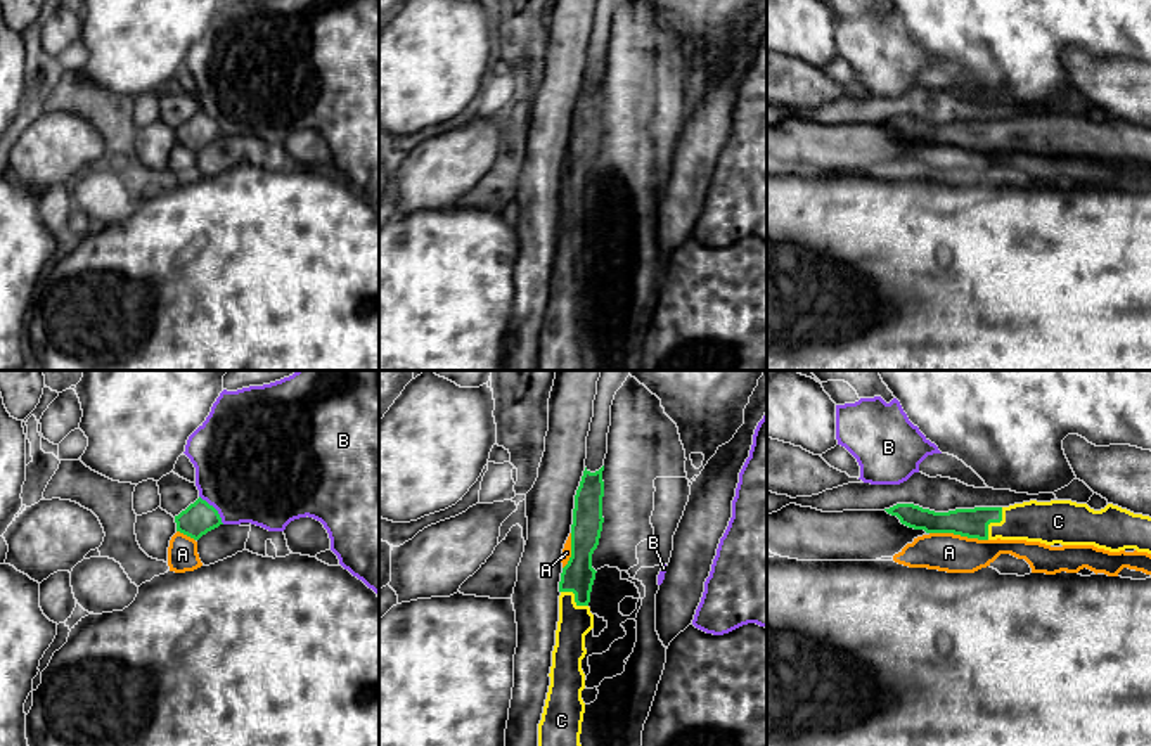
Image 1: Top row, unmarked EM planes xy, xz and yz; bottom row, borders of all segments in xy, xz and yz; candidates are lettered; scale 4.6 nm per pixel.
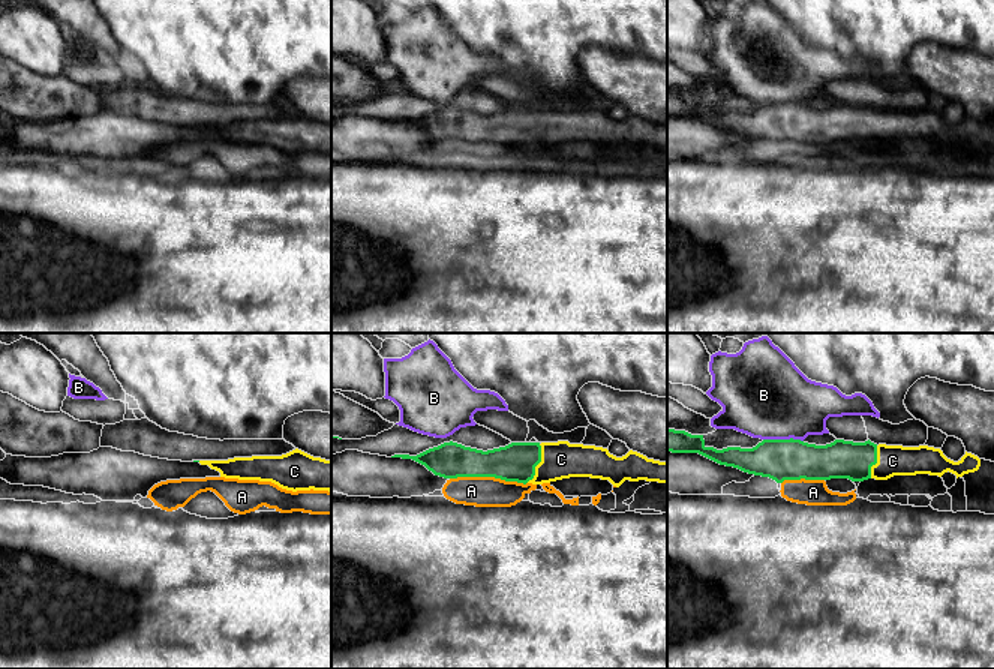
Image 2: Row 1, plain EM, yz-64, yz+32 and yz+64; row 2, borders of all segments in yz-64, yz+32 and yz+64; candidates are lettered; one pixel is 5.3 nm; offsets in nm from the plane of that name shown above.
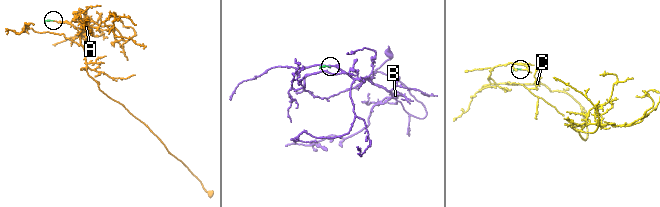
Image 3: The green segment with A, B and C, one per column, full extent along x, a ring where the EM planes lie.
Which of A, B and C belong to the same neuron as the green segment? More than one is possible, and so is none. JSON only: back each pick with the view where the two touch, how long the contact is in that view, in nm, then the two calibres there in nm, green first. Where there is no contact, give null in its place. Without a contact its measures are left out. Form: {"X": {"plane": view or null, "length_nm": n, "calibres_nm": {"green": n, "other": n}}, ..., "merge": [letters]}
{"C": {"plane": "yz", "length_nm": 170, "calibres_nm": {"green": 140, "other": 190}}, "merge": ["C"]}

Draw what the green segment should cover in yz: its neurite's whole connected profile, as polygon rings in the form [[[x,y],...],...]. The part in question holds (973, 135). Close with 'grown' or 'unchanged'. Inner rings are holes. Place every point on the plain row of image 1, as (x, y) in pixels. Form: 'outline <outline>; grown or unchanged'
outline [[[1030,113],[1009,119],[974,119],[948,125],[935,125],[914,116],[897,116],[884,123],[897,128],[902,137],[924,142],[926,145],[954,145],[978,152],[1026,152],[1045,158],[1094,158],[1109,164],[1135,161],[1137,164],[1151,166],[1151,130],[1134,126],[1113,116],[1108,116],[1101,123],[1071,113]]]; grown

